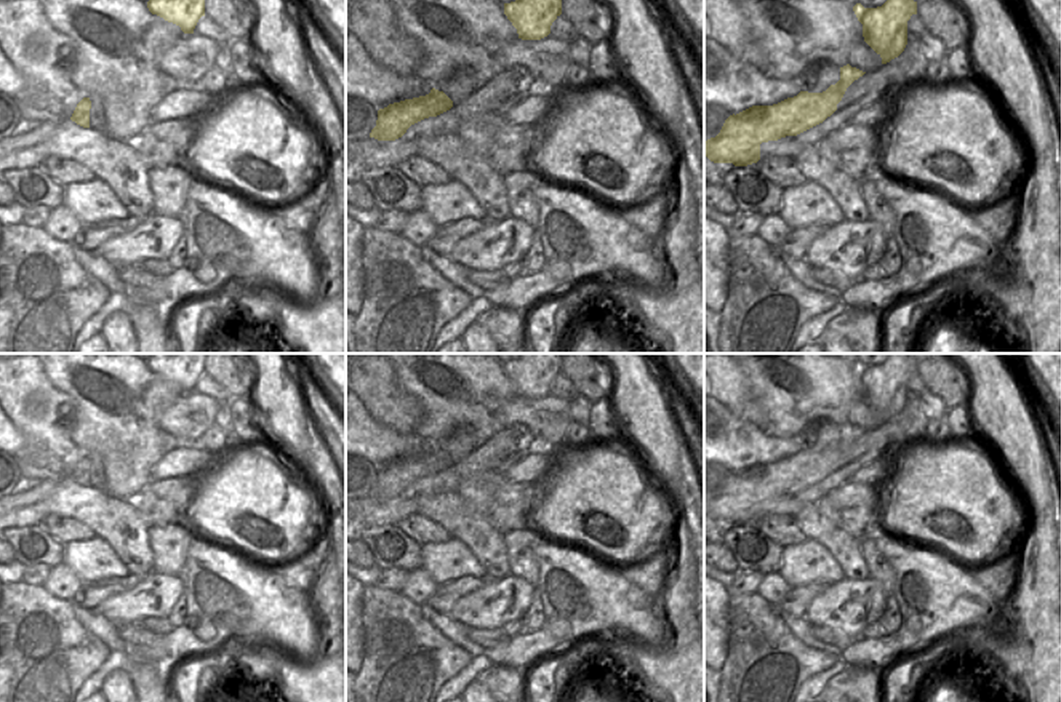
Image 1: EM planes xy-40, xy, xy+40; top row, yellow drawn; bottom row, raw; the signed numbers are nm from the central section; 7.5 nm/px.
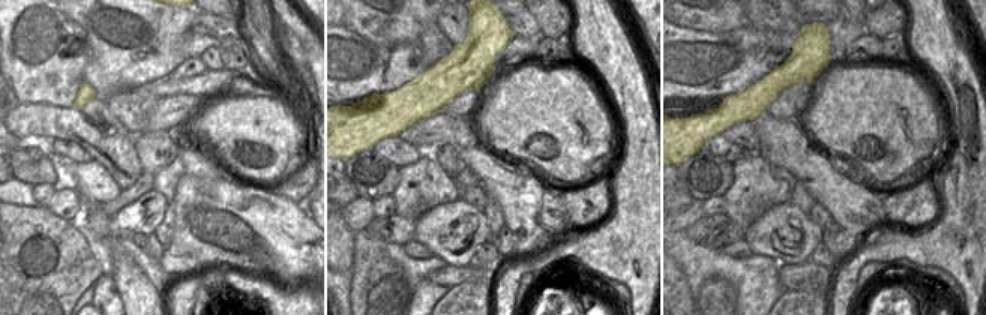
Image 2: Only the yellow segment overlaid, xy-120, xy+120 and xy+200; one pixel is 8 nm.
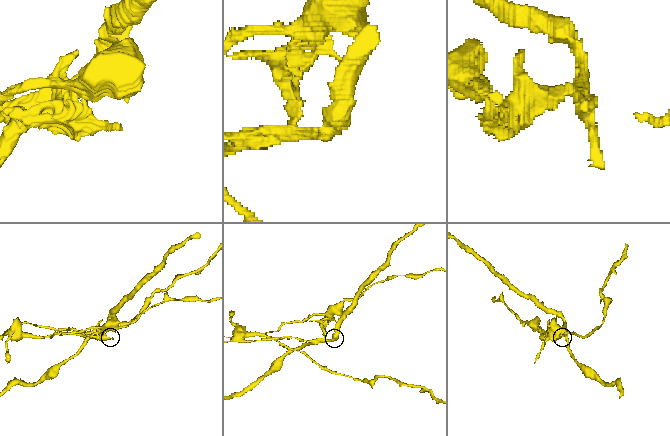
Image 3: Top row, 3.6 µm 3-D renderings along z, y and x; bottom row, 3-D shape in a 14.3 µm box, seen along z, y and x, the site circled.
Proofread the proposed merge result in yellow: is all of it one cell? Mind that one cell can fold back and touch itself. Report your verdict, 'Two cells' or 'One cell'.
Two cells.

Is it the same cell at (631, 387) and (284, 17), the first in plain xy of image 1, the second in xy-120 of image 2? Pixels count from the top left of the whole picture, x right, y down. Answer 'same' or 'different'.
different

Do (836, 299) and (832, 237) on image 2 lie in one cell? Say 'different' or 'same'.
different

